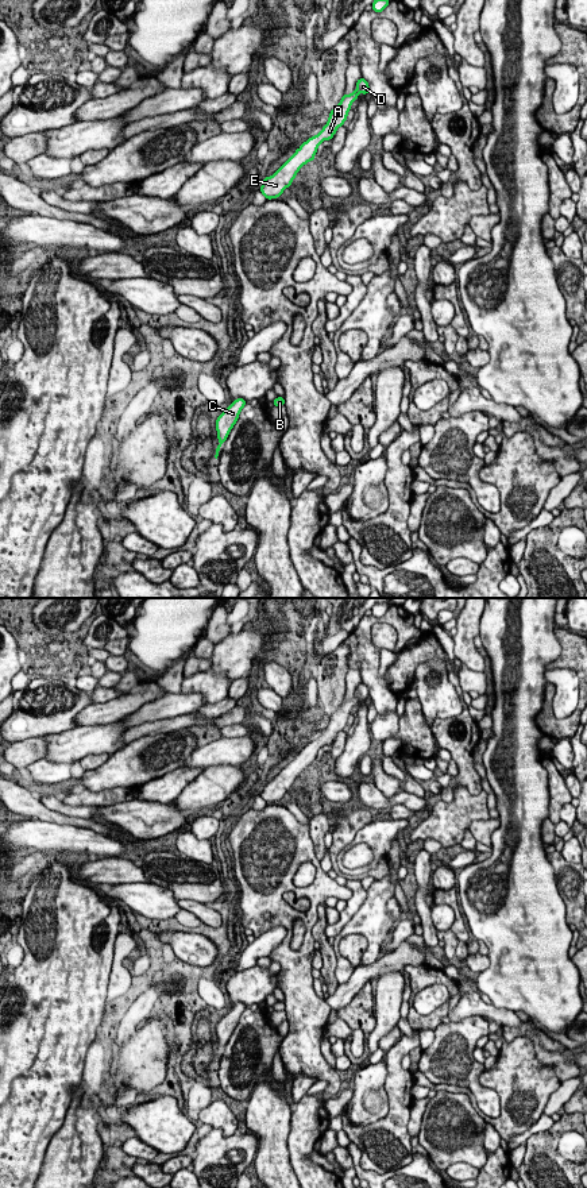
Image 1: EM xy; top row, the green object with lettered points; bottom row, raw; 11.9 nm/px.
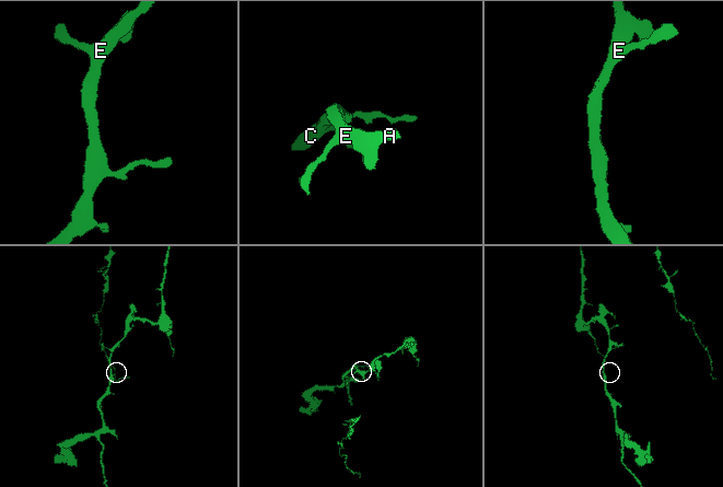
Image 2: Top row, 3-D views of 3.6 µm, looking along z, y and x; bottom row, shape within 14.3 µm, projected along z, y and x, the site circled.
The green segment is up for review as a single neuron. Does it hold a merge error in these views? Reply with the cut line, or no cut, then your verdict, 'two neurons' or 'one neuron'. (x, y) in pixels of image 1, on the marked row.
cut none; one neuron

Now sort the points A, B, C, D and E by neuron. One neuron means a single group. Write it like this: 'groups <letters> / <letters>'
groups A B C D E

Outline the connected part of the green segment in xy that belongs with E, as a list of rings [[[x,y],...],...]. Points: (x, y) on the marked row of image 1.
[[[362,77],[355,84],[358,88],[351,94],[343,94],[340,103],[329,112],[329,119],[323,130],[309,138],[300,148],[270,177],[263,178],[260,192],[267,198],[278,198],[286,188],[289,188],[296,178],[300,169],[309,161],[314,161],[318,146],[324,140],[331,140],[336,130],[344,124],[351,109],[352,103],[360,93],[370,92],[368,82]]]

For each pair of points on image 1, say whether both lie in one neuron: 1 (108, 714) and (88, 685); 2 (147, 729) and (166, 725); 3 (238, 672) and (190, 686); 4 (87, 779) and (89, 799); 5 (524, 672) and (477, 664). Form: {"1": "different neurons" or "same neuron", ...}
{"1": "different neurons", "2": "same neuron", "3": "different neurons", "4": "different neurons", "5": "different neurons"}

